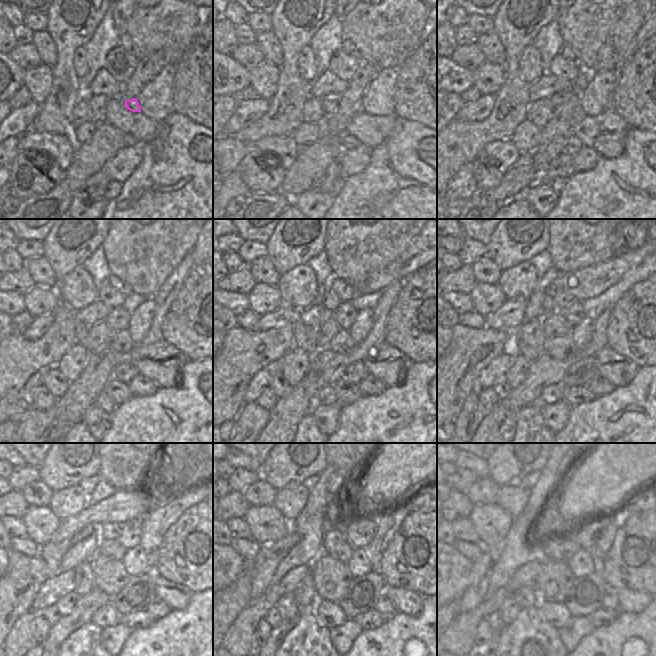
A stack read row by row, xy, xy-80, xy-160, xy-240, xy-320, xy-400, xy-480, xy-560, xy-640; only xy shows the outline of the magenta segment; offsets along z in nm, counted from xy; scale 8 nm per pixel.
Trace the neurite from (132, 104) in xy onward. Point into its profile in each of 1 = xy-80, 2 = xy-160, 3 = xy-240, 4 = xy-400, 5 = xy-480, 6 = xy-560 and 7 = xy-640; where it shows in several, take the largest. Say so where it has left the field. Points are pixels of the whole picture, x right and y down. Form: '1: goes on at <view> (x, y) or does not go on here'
1: goes on at xy-80 (358, 109)
2: goes on at xy-160 (578, 114)
3: goes on at xy-240 (121, 341)
4: goes on at xy-400 (561, 348)
5: goes on at xy-480 (109, 576)
6: goes on at xy-560 (331, 577)
7: goes on at xy-640 (553, 583)

